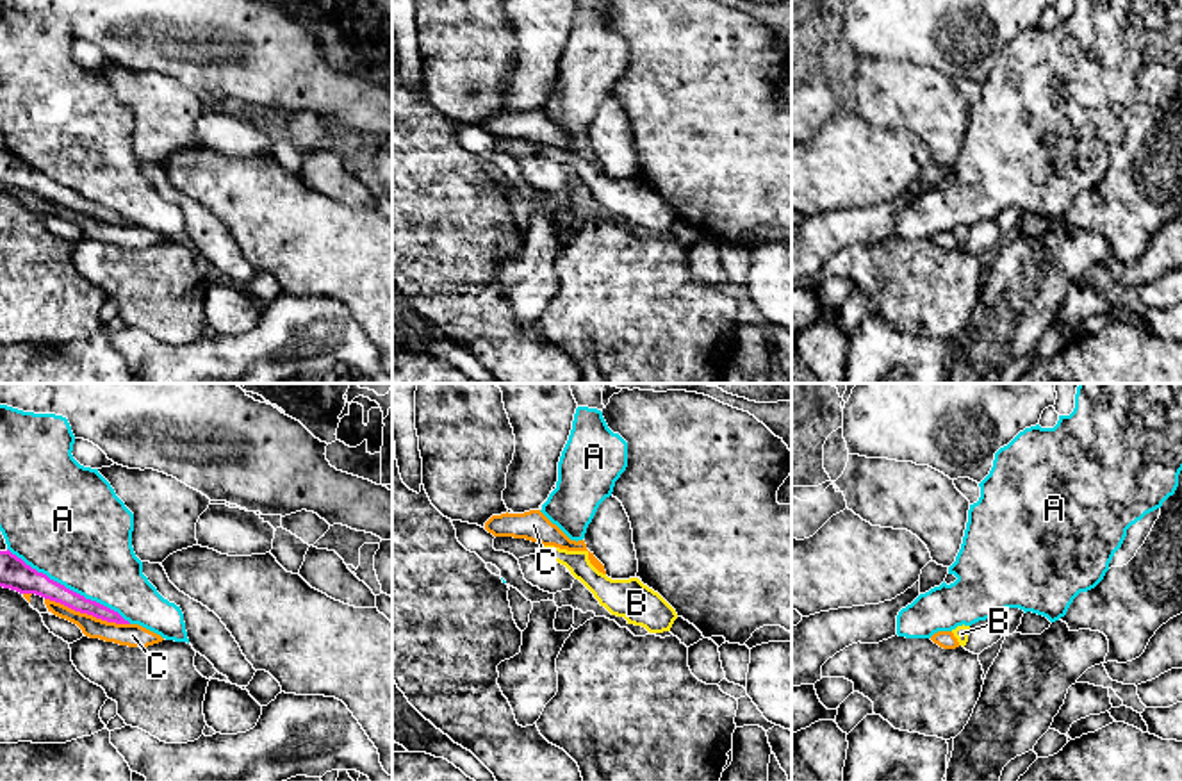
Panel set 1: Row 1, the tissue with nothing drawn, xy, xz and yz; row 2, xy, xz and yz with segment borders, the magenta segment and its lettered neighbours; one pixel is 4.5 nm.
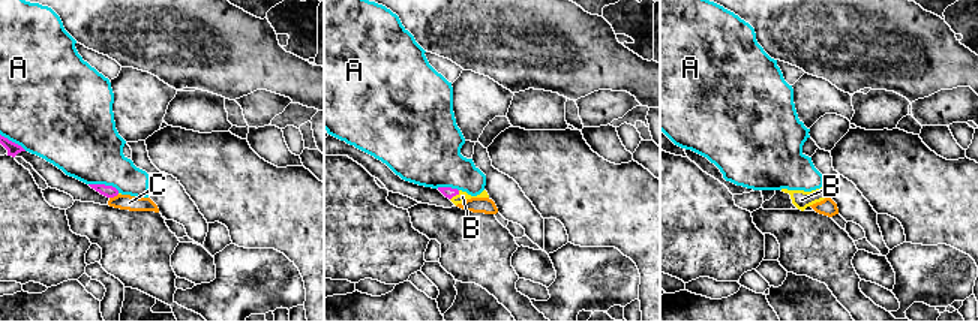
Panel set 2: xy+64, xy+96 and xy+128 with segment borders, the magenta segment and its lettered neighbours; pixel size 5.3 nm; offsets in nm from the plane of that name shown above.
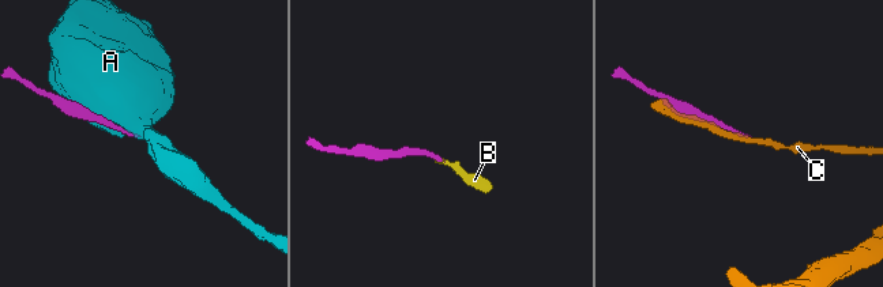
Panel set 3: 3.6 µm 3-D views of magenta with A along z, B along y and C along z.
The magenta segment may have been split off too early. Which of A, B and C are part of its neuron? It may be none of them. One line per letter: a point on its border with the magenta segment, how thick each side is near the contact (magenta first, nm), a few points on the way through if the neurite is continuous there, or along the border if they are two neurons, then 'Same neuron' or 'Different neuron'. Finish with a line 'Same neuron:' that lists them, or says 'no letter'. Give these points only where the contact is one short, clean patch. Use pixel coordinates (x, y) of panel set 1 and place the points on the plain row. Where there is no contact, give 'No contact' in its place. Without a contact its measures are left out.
A: Touches magenta at xy (68, 189). Thickness 140 nm (magenta) against 460 nm. Different neuron
B: Touches magenta at xz (542, 150). Thickness 20 nm (magenta) against 100 nm. Path across: xz (541, 145), (542, 150), (576, 163). Same neuron
C: Touches magenta at xy (88, 214). Thickness 100 nm (magenta) against 110 nm. Different neuron
Same neuron: B

